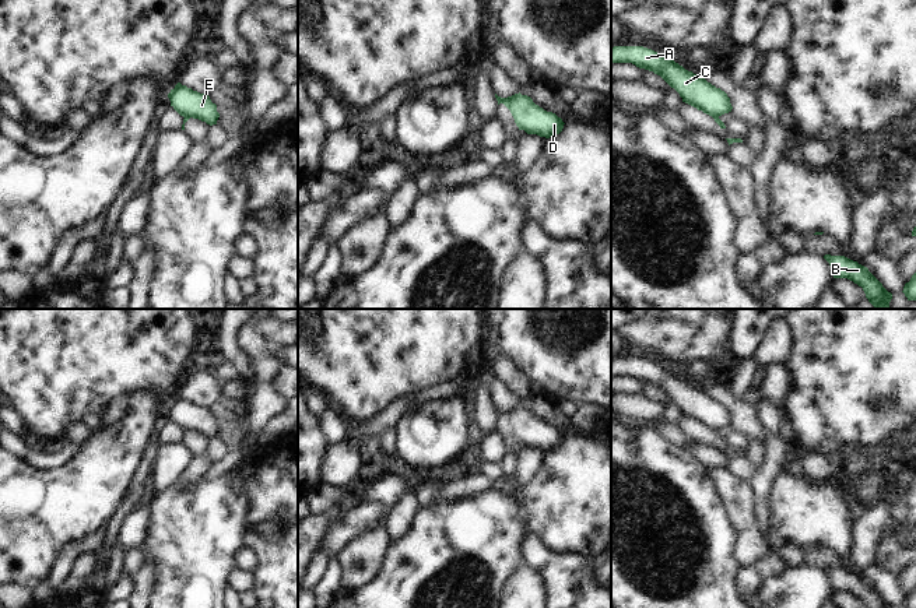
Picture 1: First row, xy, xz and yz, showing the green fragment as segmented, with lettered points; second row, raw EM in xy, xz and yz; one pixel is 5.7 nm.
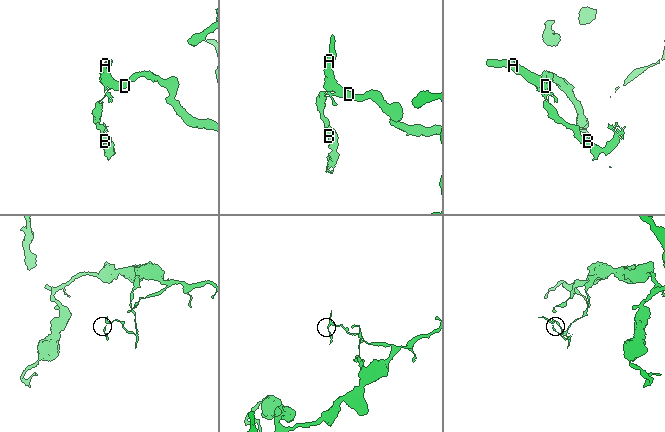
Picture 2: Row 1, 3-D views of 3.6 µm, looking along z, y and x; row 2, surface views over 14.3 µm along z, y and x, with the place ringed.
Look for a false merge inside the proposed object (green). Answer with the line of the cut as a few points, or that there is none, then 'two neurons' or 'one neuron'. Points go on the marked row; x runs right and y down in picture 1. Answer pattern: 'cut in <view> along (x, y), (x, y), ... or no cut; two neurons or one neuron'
cut in xy along (185, 116), (189, 118); two neurons

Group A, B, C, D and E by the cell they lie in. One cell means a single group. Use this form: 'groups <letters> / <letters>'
groups A C D E / B

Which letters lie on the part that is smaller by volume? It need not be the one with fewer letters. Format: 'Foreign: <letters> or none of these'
Foreign: B

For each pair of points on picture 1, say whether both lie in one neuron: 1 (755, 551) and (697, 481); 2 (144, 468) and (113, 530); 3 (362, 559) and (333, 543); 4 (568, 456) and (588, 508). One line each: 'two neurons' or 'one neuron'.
1: two neurons
2: one neuron
3: two neurons
4: one neuron

